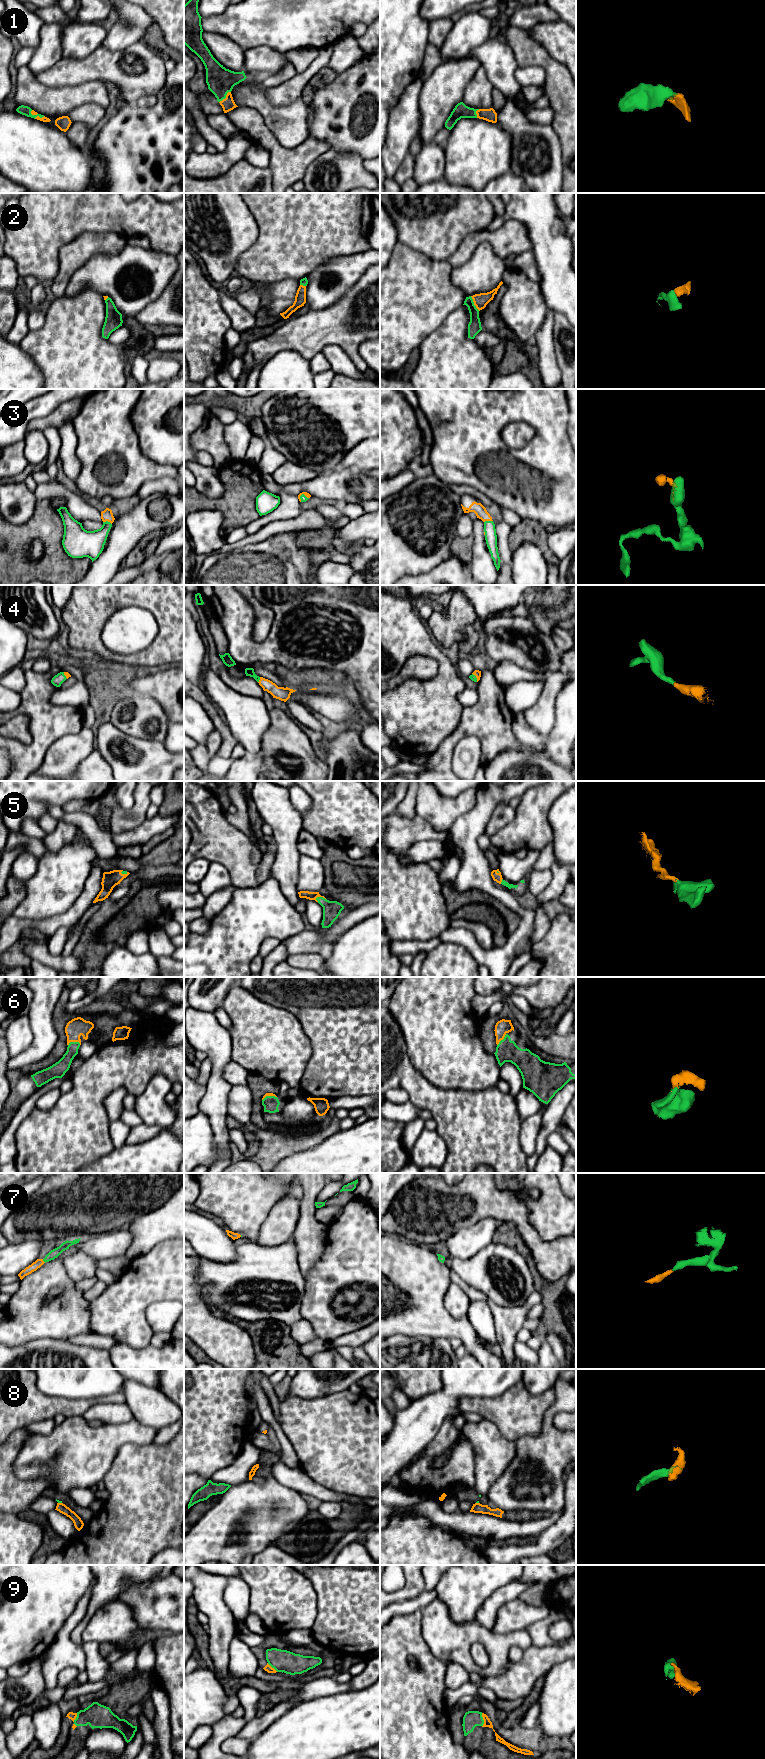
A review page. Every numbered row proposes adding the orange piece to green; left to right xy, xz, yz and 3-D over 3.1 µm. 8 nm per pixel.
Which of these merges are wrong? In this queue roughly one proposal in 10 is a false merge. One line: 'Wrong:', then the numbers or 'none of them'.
Wrong: 8, 9

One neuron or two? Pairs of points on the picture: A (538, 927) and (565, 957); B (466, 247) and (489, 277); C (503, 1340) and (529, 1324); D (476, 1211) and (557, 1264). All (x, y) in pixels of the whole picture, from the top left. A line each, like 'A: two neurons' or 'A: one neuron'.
A: two neurons
B: two neurons
C: two neurons
D: one neuron

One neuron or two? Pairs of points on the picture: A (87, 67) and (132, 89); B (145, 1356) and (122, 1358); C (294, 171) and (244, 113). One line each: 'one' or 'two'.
A: one
B: one
C: one

